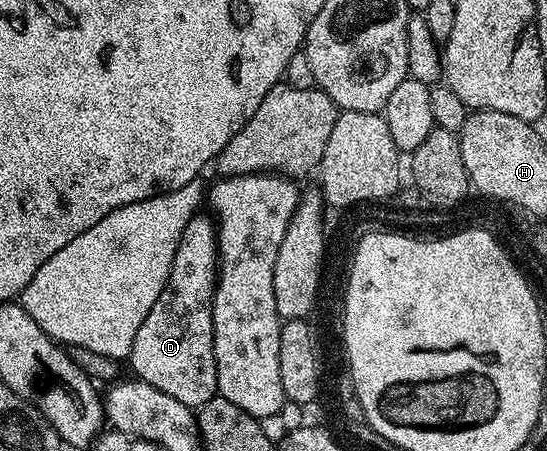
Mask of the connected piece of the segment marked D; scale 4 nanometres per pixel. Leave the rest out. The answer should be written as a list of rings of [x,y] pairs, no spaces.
[[[200,212],[186,224],[182,240],[178,240],[178,252],[174,252],[174,264],[170,268],[166,288],[162,288],[162,296],[154,300],[154,308],[150,308],[146,320],[142,320],[142,328],[138,328],[138,336],[134,336],[130,355],[132,370],[136,373],[133,375],[139,381],[150,384],[158,388],[158,392],[166,392],[166,396],[174,396],[174,400],[193,408],[205,406],[218,394],[212,323],[212,297],[216,291],[217,273],[216,227],[207,213]]]

